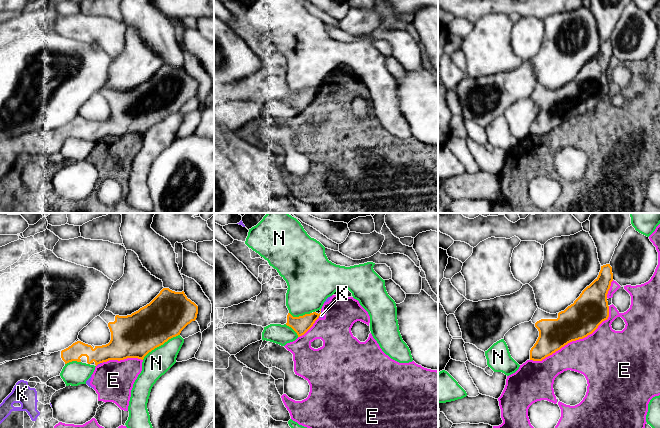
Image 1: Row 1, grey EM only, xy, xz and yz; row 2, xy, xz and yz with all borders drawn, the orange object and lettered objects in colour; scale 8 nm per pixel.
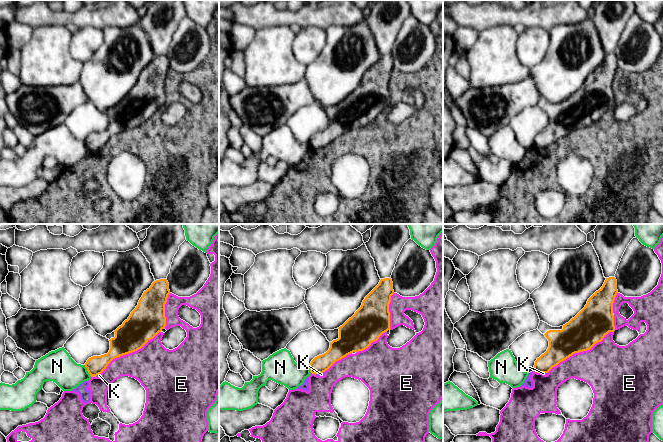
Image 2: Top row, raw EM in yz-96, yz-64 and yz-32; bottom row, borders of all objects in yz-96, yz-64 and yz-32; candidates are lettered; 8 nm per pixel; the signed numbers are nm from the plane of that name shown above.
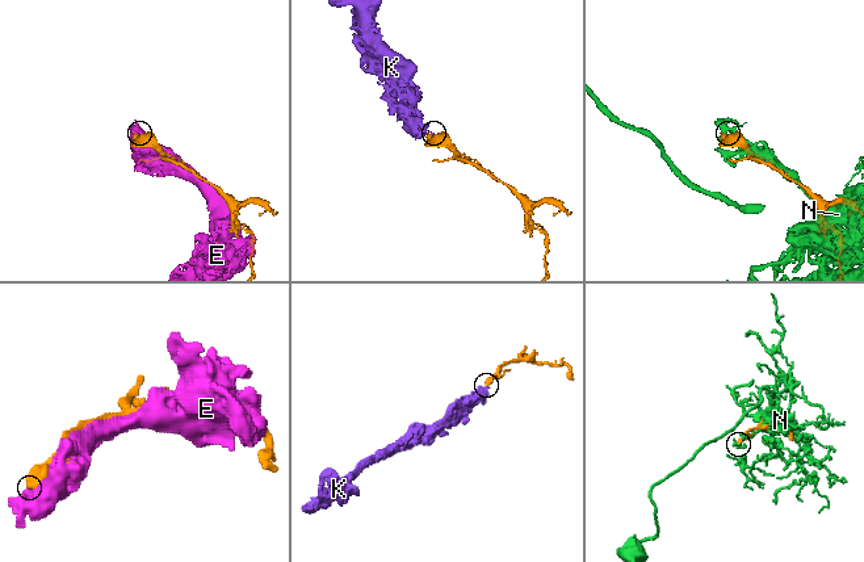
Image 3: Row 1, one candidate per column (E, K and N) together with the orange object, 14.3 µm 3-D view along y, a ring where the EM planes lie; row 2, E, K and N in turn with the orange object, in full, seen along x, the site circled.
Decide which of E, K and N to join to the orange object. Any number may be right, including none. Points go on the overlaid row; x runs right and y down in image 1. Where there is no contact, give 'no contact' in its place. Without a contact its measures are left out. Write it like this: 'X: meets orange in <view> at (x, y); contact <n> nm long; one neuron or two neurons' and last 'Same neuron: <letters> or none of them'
E: meets orange in yz at (574, 340); contact 750 nm long; two neurons
K: meets orange in xz at (319, 315); contact 50 nm long; two neurons
N: meets orange in xy at (160, 345); contact 360 nm long; two neurons
Same neuron: none of them

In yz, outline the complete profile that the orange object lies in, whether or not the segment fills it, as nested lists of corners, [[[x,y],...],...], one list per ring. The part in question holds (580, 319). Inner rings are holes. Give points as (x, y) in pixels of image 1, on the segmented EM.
[[[610,264],[603,265],[598,277],[564,311],[550,314],[537,308],[531,321],[538,329],[539,337],[530,350],[530,360],[542,361],[568,343],[592,334],[603,321],[607,320],[609,317],[607,294],[612,281],[612,267]]]

